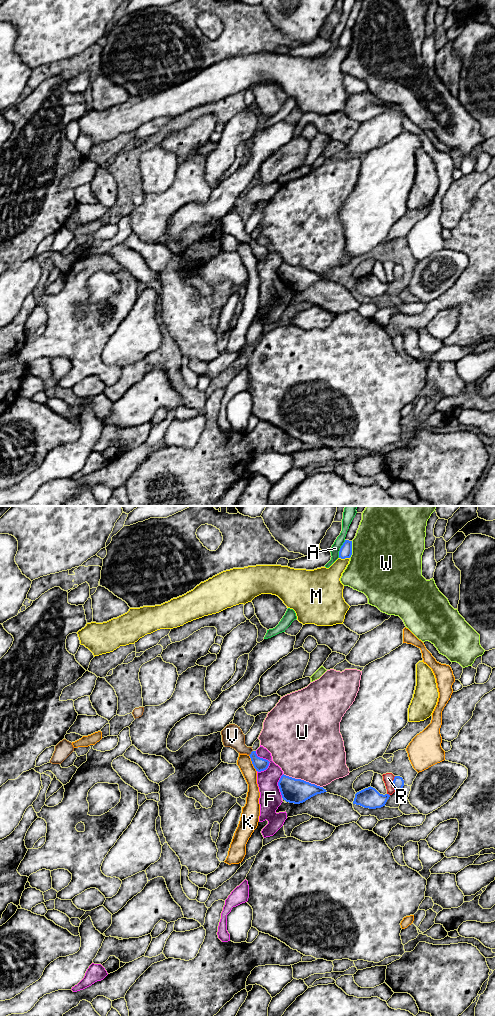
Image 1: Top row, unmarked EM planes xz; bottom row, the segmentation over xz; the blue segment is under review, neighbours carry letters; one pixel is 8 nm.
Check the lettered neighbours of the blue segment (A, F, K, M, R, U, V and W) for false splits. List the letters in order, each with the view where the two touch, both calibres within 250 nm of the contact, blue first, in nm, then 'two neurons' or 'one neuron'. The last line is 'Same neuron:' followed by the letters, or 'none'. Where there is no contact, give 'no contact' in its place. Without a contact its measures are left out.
A: contact in xz; calibres 100 and 80 nm; two neurons
F: contact in xz; calibres 110 and 170 nm; two neurons
K: contact in xz; calibres 110 and 120 nm; two neurons
M: contact in xz; calibres 100 and 240 nm; two neurons
R: contact in xz; calibres 90 and 90 nm; two neurons
U: contact in xz; calibres 200 and 500 nm; two neurons
V: contact in xz; calibres 110 and 180 nm; one neuron
W: contact in xz; calibres 100 and 500 nm; two neurons
Same neuron: V

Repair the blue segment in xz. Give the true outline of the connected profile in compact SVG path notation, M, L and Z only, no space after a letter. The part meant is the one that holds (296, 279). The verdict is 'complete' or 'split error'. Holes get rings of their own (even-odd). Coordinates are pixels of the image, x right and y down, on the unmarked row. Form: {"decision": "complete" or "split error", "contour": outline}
{"decision": "complete", "contour": "M284 262L280 266L278 274L283 288L294 292L303 291L317 282L327 280L323 275Z"}

